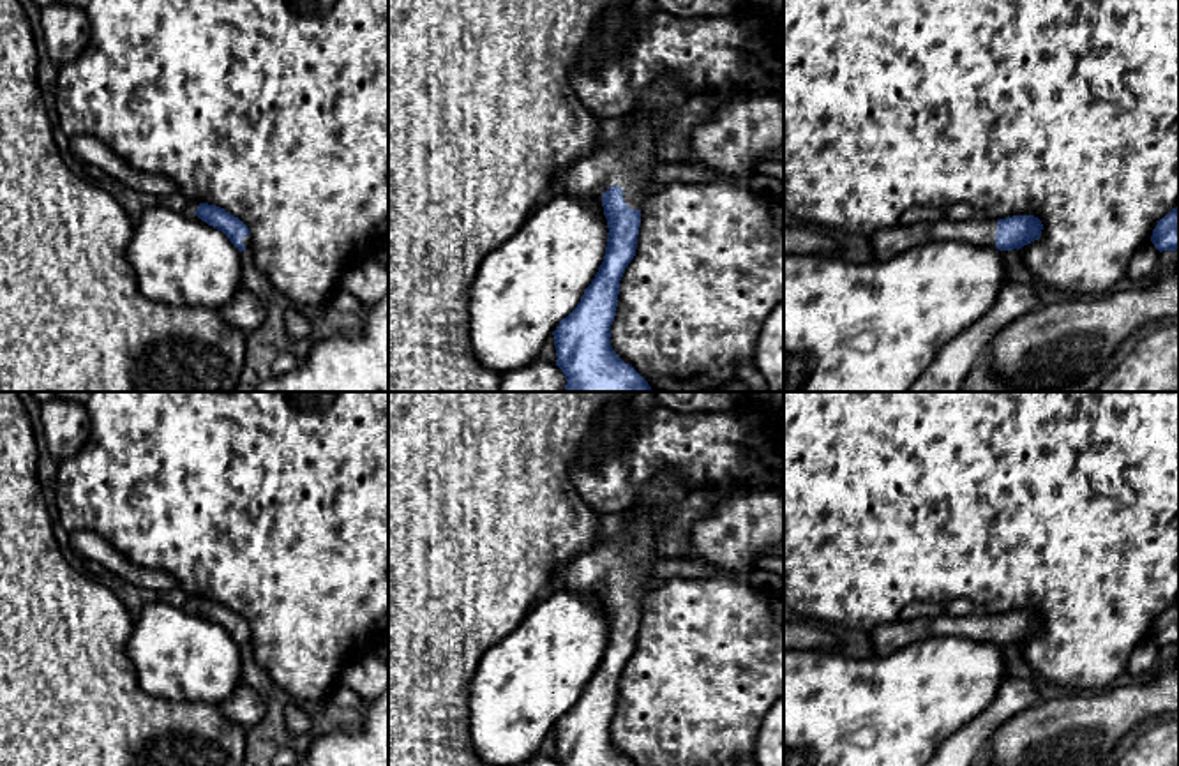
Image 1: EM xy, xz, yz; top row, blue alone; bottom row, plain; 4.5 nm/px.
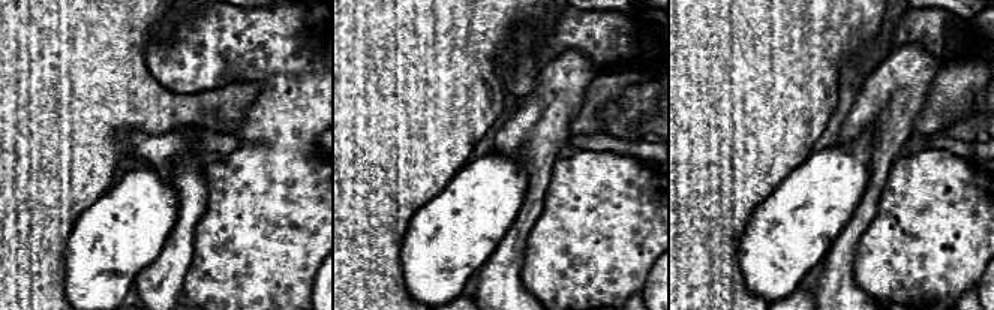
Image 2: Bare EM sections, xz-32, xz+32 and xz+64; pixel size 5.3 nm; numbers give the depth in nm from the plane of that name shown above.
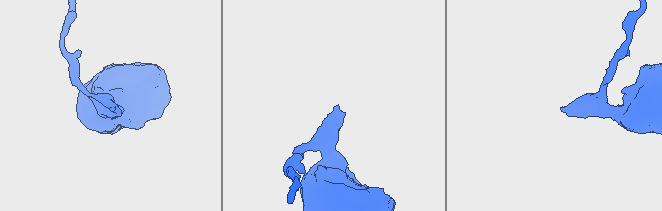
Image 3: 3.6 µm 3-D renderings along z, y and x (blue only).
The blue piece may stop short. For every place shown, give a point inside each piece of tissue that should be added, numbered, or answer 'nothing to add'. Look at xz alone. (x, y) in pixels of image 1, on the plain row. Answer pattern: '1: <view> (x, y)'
1: xz (629, 556)

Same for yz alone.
1: yz (980, 627)

